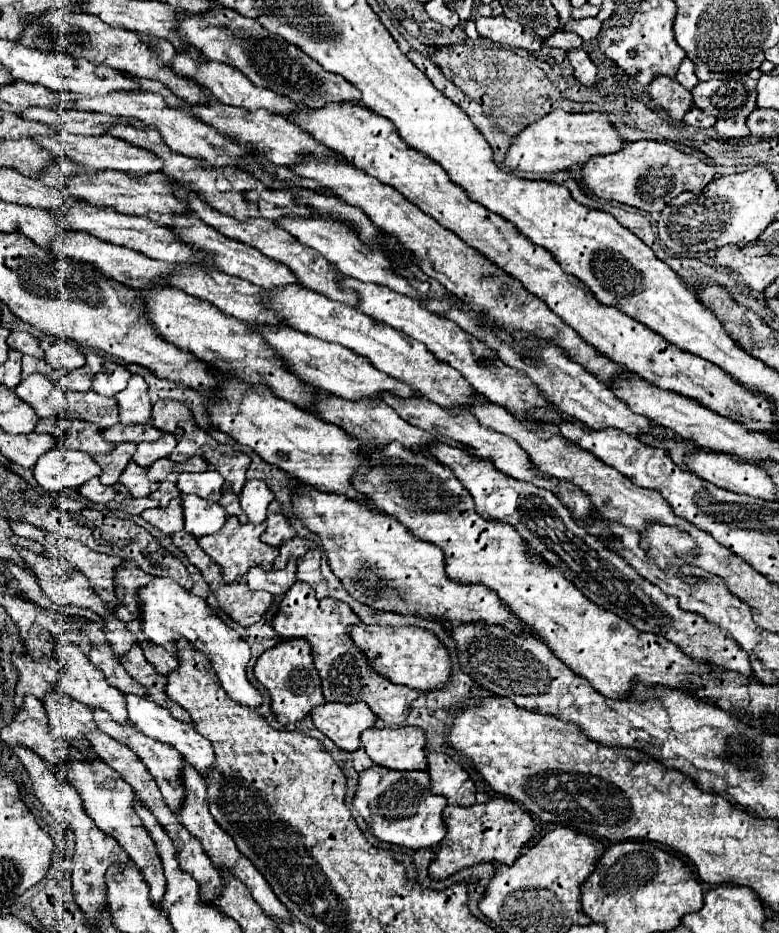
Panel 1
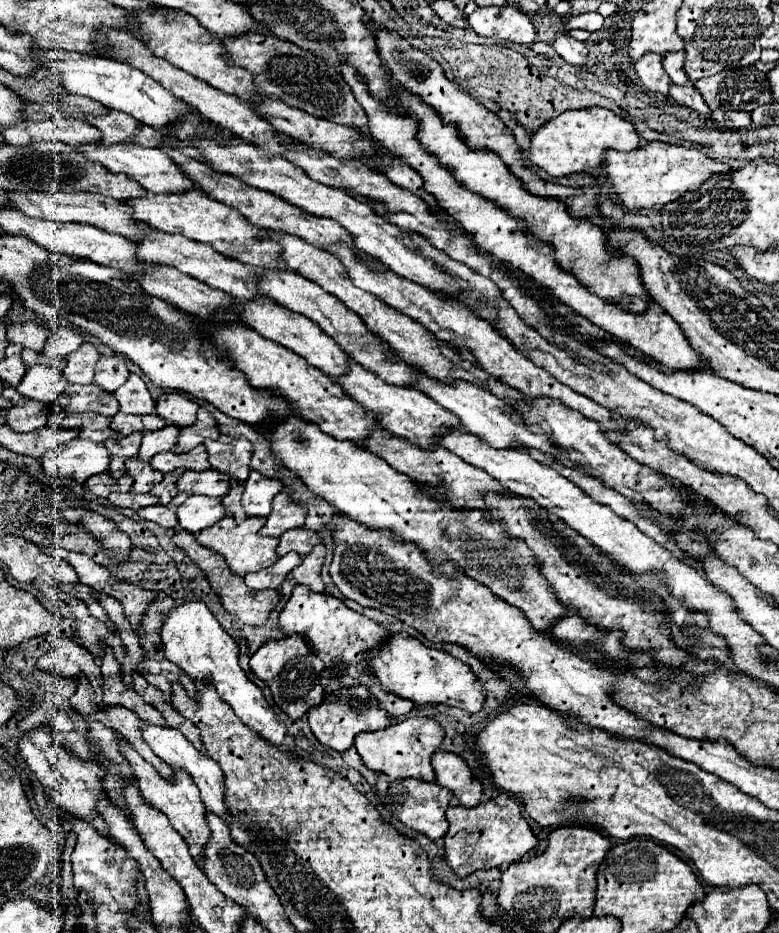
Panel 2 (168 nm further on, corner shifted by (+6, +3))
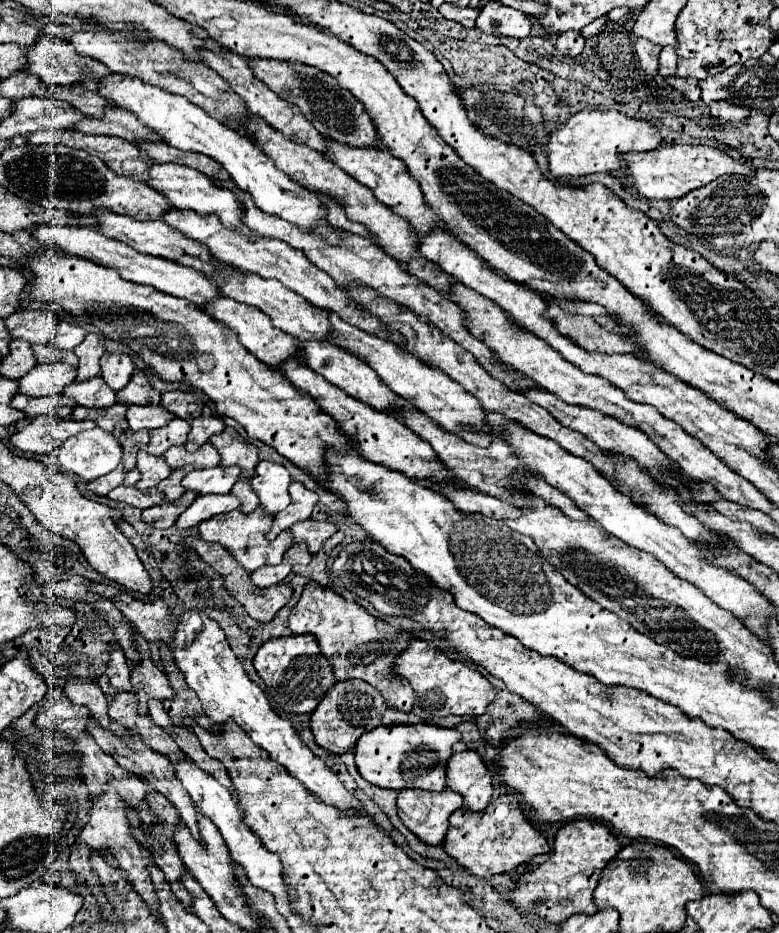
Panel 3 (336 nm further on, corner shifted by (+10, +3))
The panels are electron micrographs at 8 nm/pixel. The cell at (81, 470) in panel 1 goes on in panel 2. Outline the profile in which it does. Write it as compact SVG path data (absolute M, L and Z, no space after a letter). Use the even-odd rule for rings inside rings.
M72 439L70 443L50 449L42 457L42 469L50 477L68 477L84 483L88 477L108 469L110 453L104 445Z

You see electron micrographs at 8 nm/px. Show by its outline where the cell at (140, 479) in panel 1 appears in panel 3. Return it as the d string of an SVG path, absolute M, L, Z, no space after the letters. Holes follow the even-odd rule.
M140 449L138 453L138 463L136 463L138 471L142 473L142 479L140 483L136 485L138 489L150 489L150 487L156 487L162 479L166 479L172 469L168 469L164 457L154 457L154 455L148 455L144 449Z

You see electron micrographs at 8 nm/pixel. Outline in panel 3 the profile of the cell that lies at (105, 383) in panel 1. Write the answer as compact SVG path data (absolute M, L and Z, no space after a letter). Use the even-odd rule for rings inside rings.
M114 351L114 353L104 353L104 357L100 359L102 365L102 377L104 381L114 389L120 391L128 385L136 365L130 359L130 351Z

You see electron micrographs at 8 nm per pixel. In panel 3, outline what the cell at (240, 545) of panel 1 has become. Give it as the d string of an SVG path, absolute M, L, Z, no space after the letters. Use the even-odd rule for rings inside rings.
M238 509L230 511L230 513L222 513L222 515L216 515L212 519L206 519L198 525L200 529L200 537L204 541L216 541L216 543L222 543L224 547L230 549L230 553L234 553L236 561L246 569L246 571L256 571L258 567L262 565L276 565L282 561L284 553L292 547L292 533L290 531L284 531L278 535L276 541L268 541L266 539L266 533L270 531L272 527L272 515L266 513L264 509L254 509L252 513L242 513Z

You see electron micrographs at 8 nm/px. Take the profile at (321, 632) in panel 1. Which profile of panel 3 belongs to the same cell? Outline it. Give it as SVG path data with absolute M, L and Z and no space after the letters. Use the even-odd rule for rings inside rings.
M314 581L306 583L298 605L290 613L288 627L294 635L304 635L304 633L316 635L322 653L334 665L334 675L338 681L352 679L352 677L364 679L382 693L382 697L388 701L388 705L392 705L400 711L406 711L406 713L412 709L414 689L410 687L410 683L406 679L394 675L394 659L404 649L408 649L410 641L414 639L414 635L410 631L406 631L402 627L392 627L386 621L372 617L358 603L346 601L342 595L334 593L332 589L320 587ZM350 659L364 659L364 667L358 667Z

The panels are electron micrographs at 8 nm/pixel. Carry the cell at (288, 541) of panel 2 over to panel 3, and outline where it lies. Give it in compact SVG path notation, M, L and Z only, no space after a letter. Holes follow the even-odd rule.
M308 519L308 521L300 523L300 525L294 525L290 531L294 533L294 541L296 543L306 541L310 553L314 555L324 547L326 539L330 539L338 531L338 527L334 523L328 523L328 521L312 521L312 519Z

